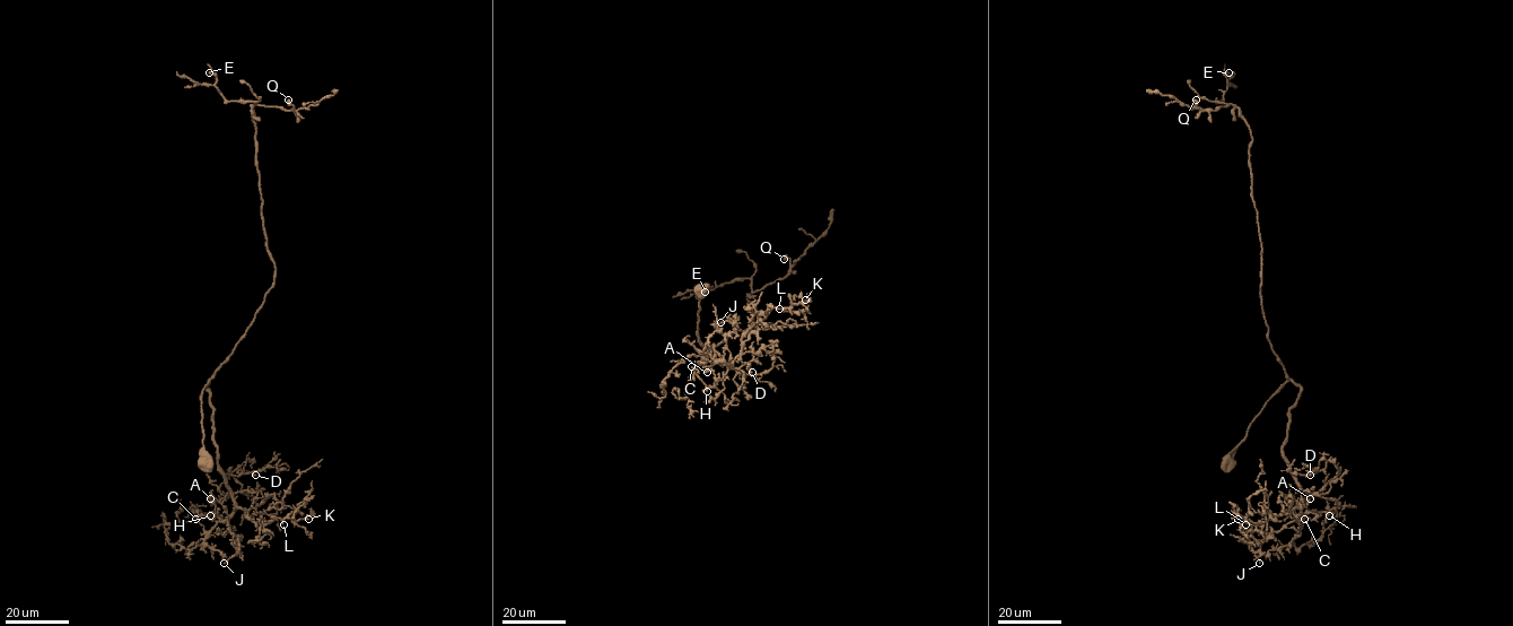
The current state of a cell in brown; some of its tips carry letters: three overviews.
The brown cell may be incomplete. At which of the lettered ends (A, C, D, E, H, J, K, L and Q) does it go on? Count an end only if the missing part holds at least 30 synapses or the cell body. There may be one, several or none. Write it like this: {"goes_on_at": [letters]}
{"goes_on_at": ["A", "L"]}

